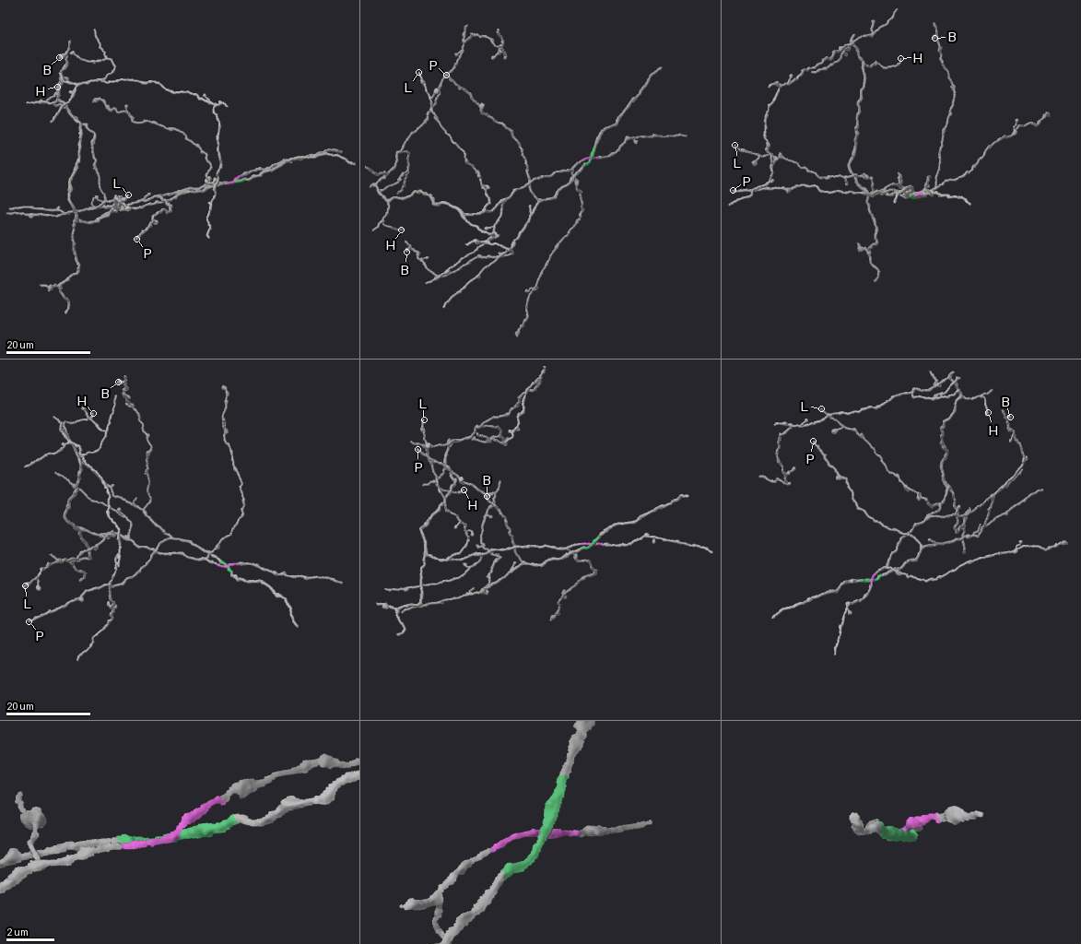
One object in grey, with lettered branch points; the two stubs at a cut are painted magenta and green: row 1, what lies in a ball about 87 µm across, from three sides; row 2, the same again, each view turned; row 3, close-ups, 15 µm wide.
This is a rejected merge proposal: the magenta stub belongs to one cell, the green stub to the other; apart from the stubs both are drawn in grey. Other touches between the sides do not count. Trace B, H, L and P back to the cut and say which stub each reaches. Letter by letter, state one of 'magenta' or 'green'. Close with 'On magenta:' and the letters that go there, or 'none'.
B: green
H: magenta
L: magenta
P: green
On magenta: H, L

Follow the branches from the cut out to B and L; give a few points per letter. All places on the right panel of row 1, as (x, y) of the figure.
B: (914, 197), (918, 195), (910, 192), (926, 194), (935, 185), (943, 129), (953, 103), (954, 90), (934, 38)
L: (914, 197), (880, 190), (874, 194), (869, 178), (818, 177), (786, 159), (759, 157), (734, 145)

